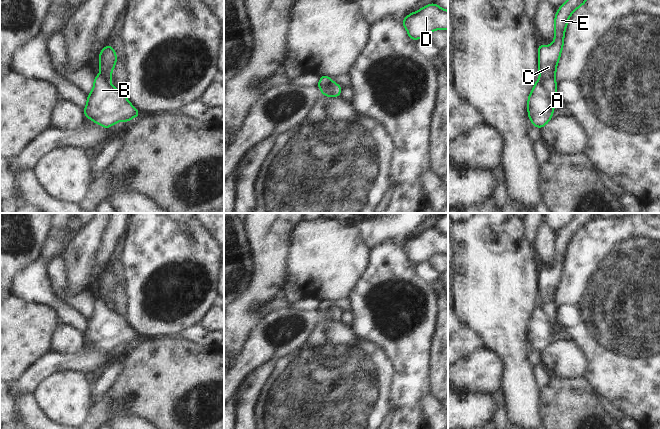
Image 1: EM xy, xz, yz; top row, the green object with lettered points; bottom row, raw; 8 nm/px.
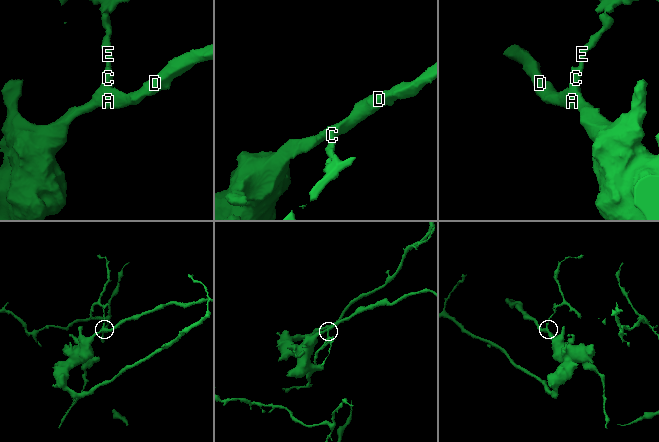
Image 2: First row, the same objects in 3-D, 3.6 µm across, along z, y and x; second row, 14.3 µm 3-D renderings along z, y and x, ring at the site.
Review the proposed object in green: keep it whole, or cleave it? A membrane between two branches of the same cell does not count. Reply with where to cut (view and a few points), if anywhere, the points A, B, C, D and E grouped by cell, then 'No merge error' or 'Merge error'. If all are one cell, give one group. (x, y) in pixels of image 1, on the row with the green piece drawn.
Split along yz (540, 78), (548, 94), (554, 100). Groups: A B D / C E. Merge error

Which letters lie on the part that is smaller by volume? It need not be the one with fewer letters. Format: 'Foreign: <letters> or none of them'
Foreign: C, E

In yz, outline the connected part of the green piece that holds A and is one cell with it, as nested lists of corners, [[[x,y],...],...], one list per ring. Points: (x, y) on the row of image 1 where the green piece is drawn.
[[[538,79],[527,101],[528,117],[534,127],[543,128],[552,118],[555,108],[553,100],[541,79]]]

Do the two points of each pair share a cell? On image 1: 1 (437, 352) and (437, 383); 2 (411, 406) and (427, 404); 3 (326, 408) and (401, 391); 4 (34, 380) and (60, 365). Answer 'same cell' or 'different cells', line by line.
1: same cell
2: different cells
3: different cells
4: same cell

